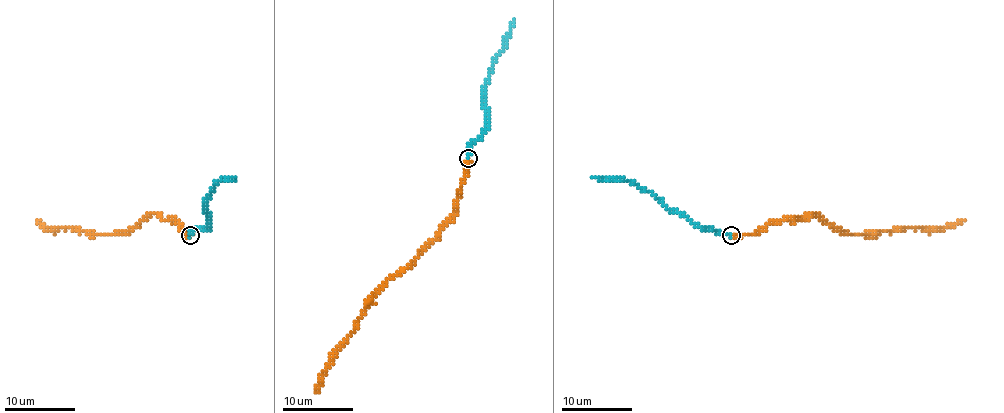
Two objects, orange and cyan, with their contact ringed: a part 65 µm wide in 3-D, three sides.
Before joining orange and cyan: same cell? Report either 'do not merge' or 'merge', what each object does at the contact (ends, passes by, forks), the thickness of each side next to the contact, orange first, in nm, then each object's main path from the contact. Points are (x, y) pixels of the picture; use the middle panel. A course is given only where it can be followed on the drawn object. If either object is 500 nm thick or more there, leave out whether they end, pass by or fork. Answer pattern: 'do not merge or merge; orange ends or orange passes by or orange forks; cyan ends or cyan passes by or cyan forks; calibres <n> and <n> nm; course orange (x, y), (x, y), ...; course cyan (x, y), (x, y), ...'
merge; orange ends; cyan ends; calibres 320 and 300 nm; course orange (469, 159), (467, 176), (456, 199), (454, 215), (412, 262), (390, 278), (371, 299), (316, 393); course cyan (469, 159), (469, 148), (481, 135), (486, 123), (483, 88), (513, 20)

